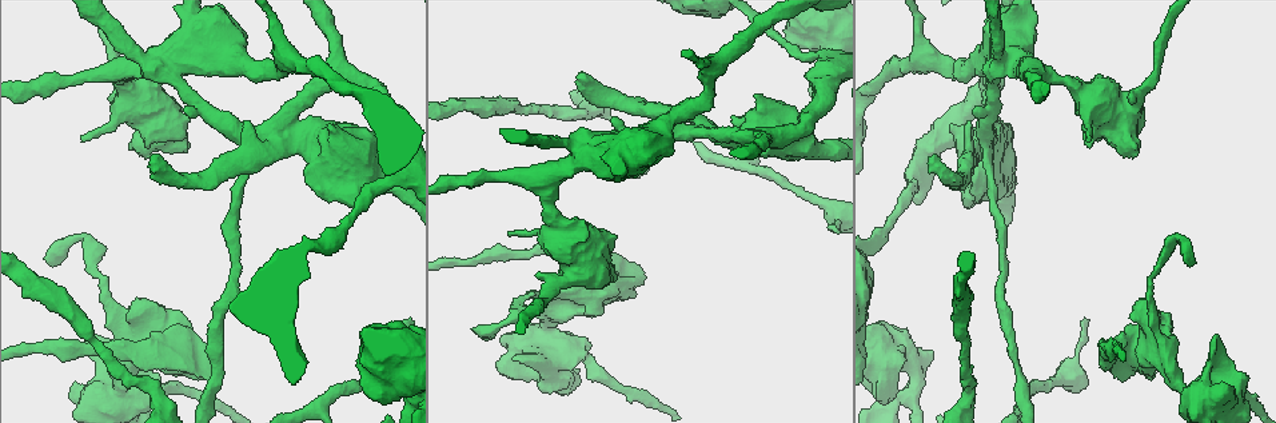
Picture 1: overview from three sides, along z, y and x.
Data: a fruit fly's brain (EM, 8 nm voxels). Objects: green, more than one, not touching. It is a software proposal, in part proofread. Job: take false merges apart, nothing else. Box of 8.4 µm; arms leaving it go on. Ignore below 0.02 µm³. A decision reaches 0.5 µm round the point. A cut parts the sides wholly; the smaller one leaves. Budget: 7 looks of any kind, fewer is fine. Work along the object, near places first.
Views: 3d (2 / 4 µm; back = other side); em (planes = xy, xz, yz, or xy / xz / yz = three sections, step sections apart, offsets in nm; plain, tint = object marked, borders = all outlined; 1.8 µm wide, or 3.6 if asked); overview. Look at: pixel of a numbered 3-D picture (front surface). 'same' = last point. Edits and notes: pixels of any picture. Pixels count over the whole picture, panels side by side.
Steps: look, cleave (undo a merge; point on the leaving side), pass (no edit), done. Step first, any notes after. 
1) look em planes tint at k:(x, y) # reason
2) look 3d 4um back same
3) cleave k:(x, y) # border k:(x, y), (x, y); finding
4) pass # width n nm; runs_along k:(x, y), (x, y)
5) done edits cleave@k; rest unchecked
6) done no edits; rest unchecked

look em 3.6um xy step 8 tint at 1:(830, 205) # a fork

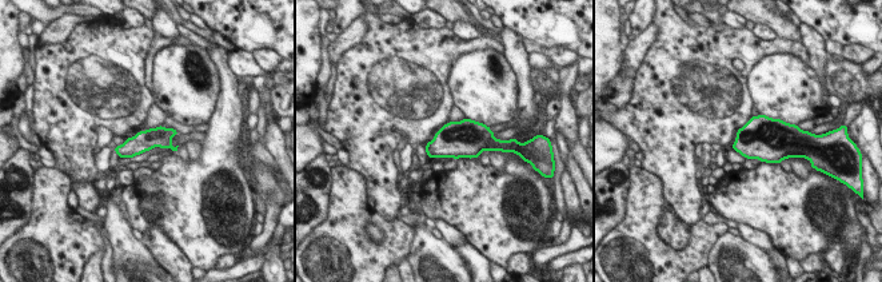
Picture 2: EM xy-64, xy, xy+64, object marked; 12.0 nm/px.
look em 3.6um planes tint same # cut it another way

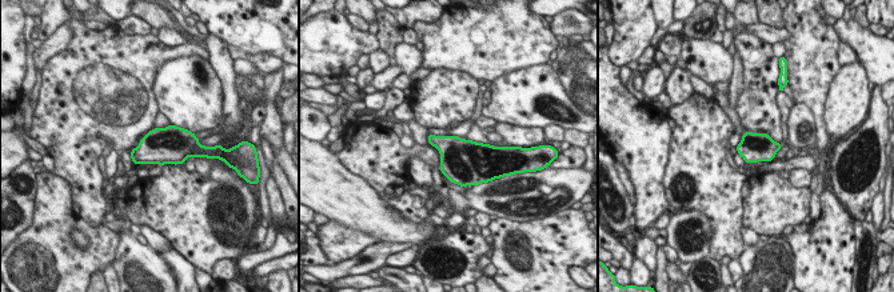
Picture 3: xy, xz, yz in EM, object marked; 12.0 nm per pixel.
pass # all the same neuron

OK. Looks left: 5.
look 3d 4um at 1:(699, 128) # looks like a crossing

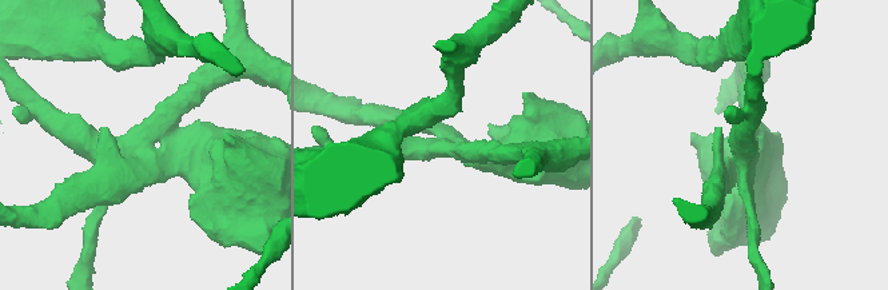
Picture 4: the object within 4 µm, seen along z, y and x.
look em planes tint at 4:(141, 159) # arms 4; need the tissue

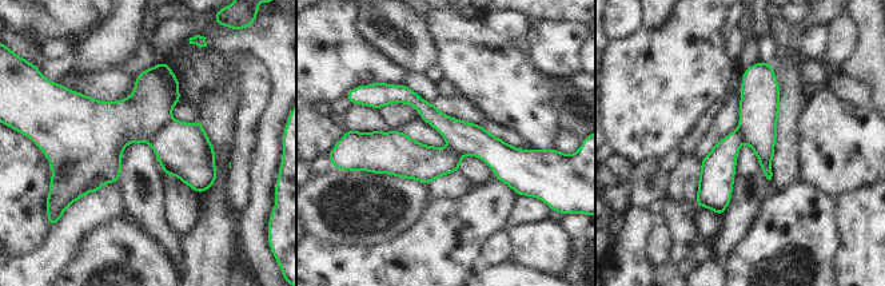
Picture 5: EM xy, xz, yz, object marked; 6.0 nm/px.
cleave 5:(142, 116) # part_leaving 5:(760, 66), (760, 135), (768, 173); a second neuron is stuck on

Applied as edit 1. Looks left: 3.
look 3d 4um back at 1:(1012, 55) # calibre changes

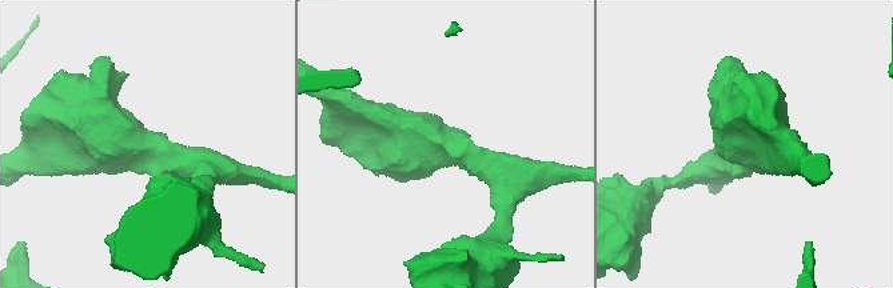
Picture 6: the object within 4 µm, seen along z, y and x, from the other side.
look em 3.6um xy step 8 tint at 6:(136, 144)

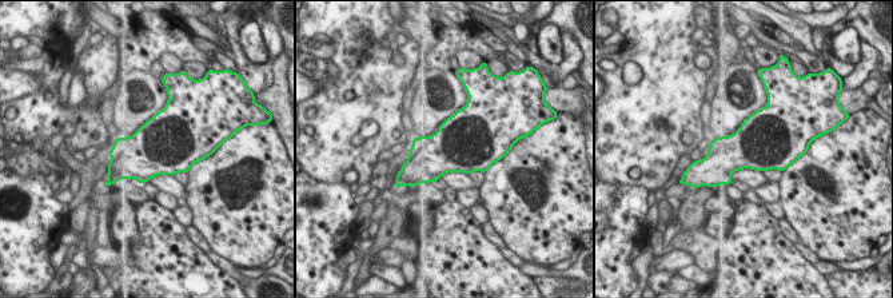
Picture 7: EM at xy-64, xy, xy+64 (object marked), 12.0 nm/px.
look em 3.6um yz step 4 tint same # another direction

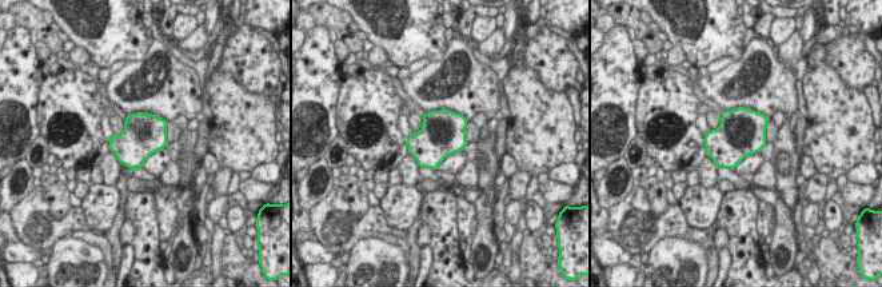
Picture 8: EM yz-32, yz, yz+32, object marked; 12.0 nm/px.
pass # all the same neuron

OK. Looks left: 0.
done edits cleave@5; rest unchecked

